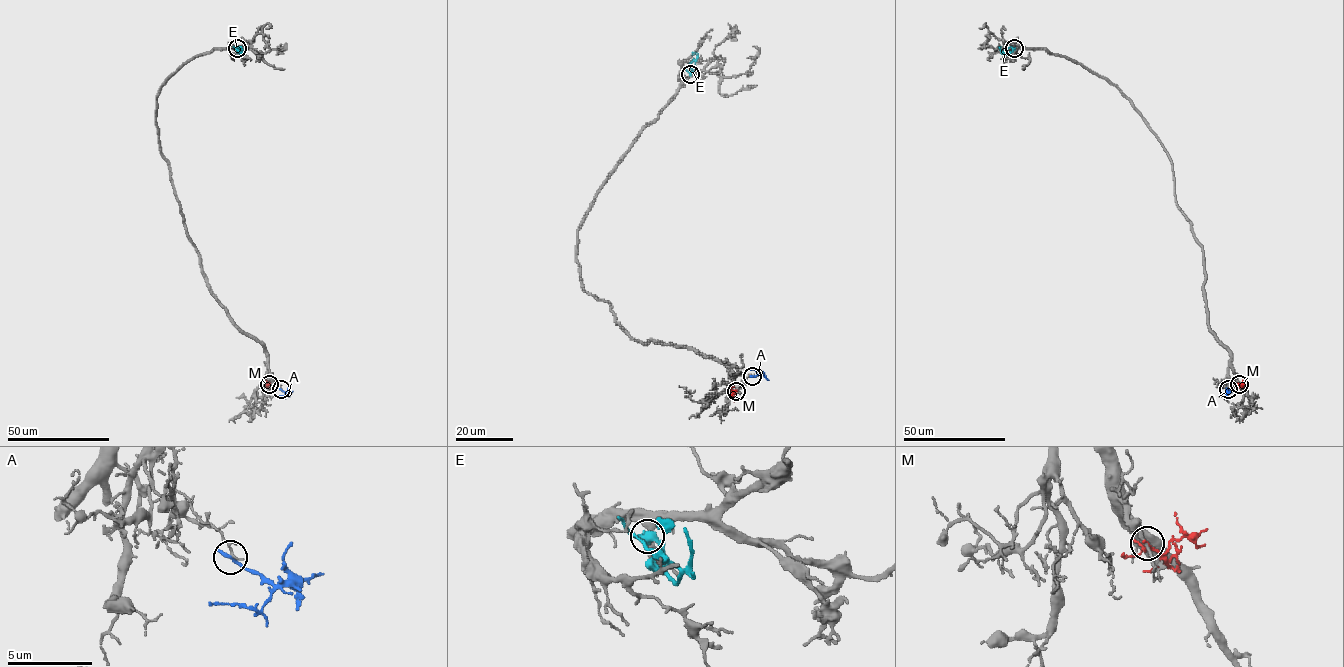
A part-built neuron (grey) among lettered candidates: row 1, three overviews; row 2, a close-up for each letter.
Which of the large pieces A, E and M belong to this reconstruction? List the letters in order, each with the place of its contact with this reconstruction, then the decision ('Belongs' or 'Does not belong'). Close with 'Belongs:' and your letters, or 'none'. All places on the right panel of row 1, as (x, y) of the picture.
A: Touches grey at (1228, 389). Does not belong
E: Touches grey at (1014, 48). Does not belong
M: Touches grey at (1239, 384). Does not belong
Belongs: none

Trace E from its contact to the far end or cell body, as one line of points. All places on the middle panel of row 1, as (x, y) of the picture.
E: (690, 75), (697, 54), (692, 52)

